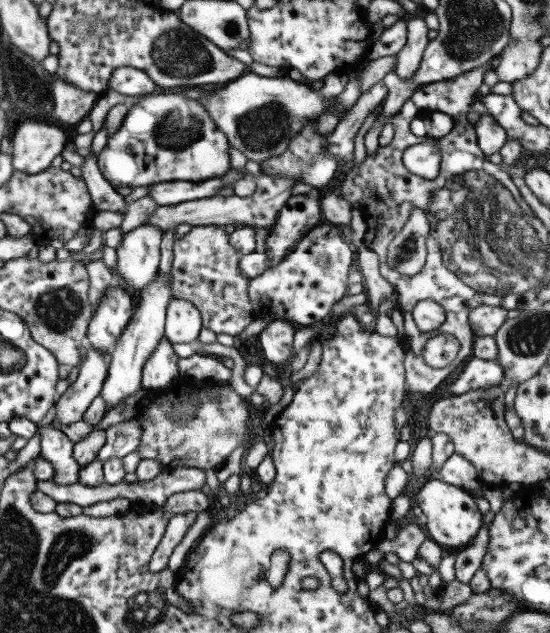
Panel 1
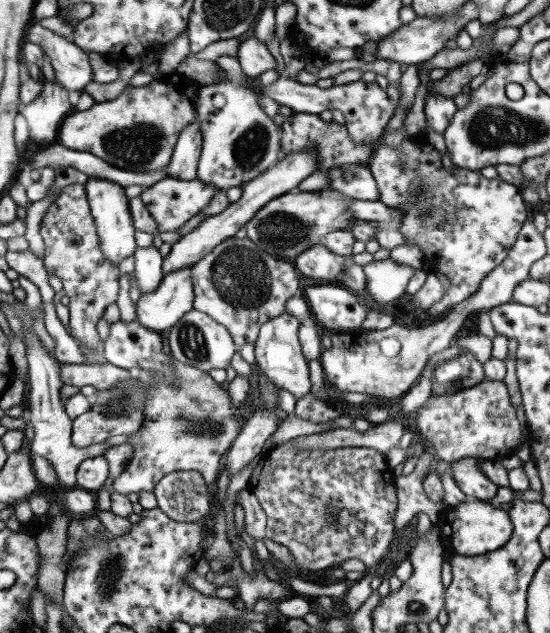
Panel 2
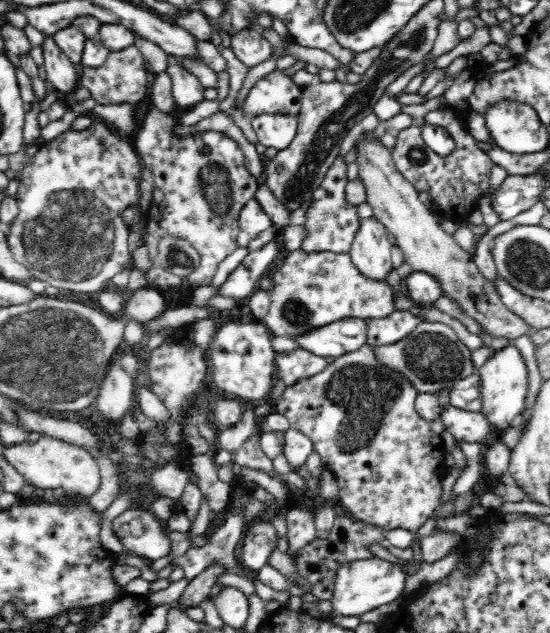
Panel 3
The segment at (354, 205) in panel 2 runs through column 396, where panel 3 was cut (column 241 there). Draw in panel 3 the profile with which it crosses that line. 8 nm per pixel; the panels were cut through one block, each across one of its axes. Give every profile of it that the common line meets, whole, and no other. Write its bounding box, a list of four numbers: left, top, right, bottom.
[236,197,273,248]

